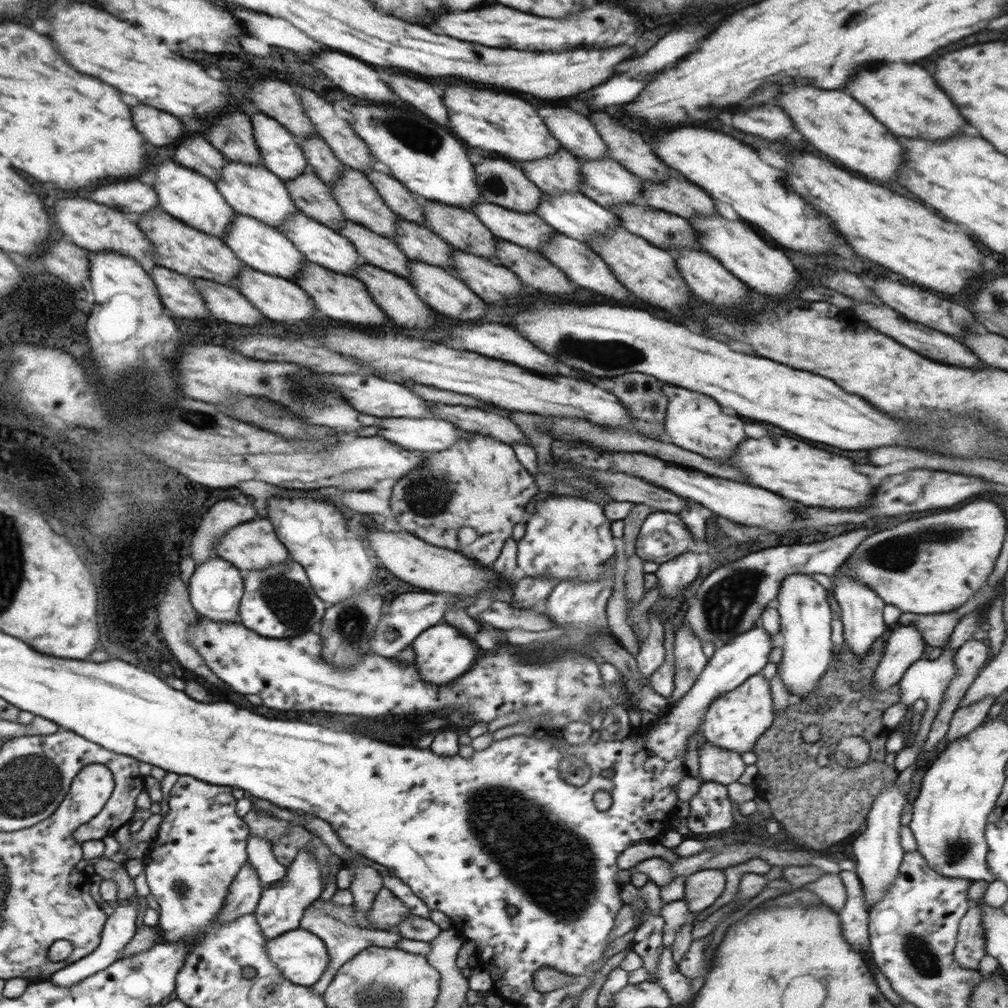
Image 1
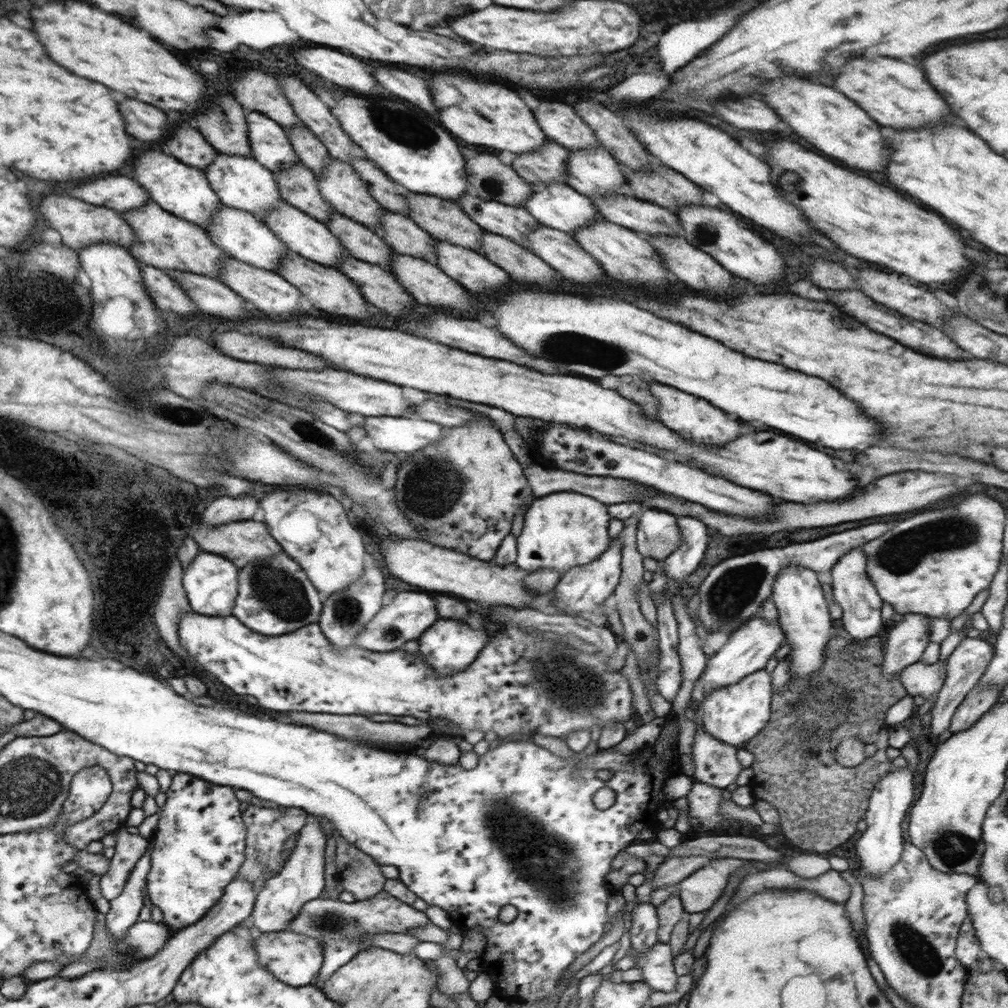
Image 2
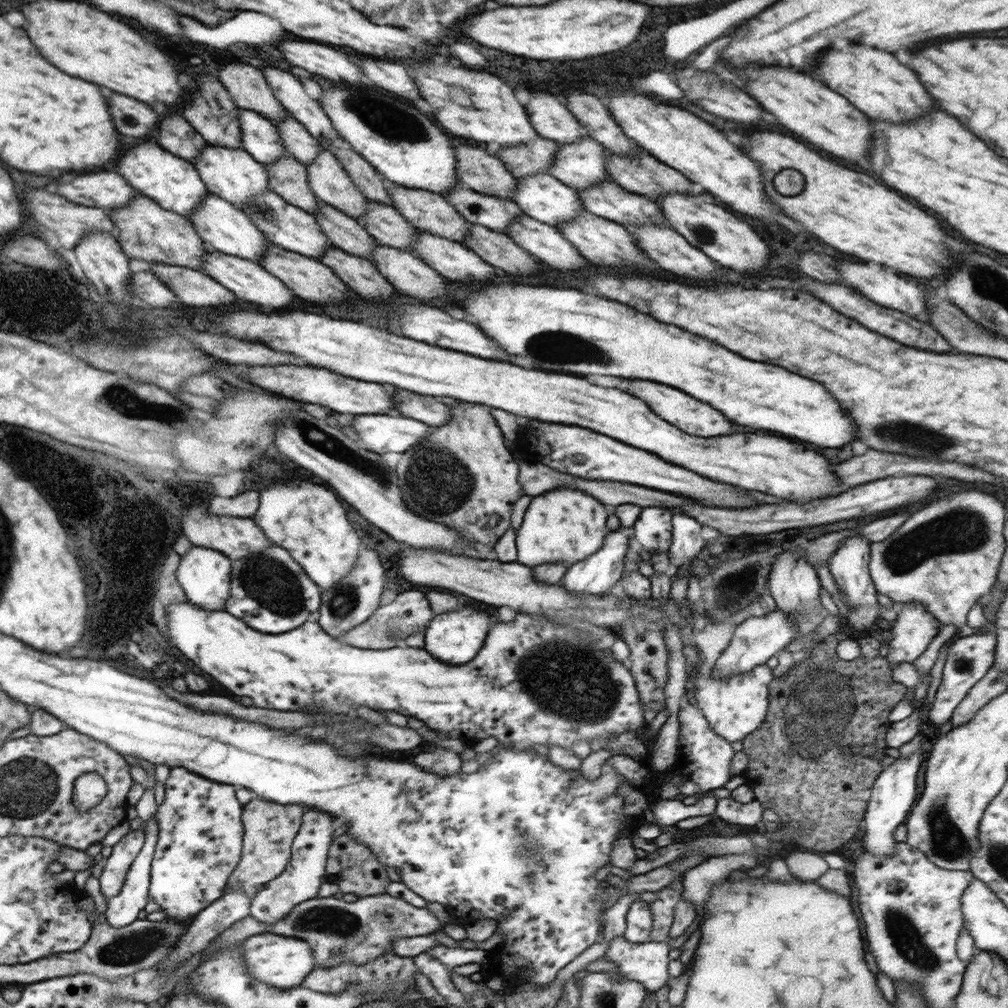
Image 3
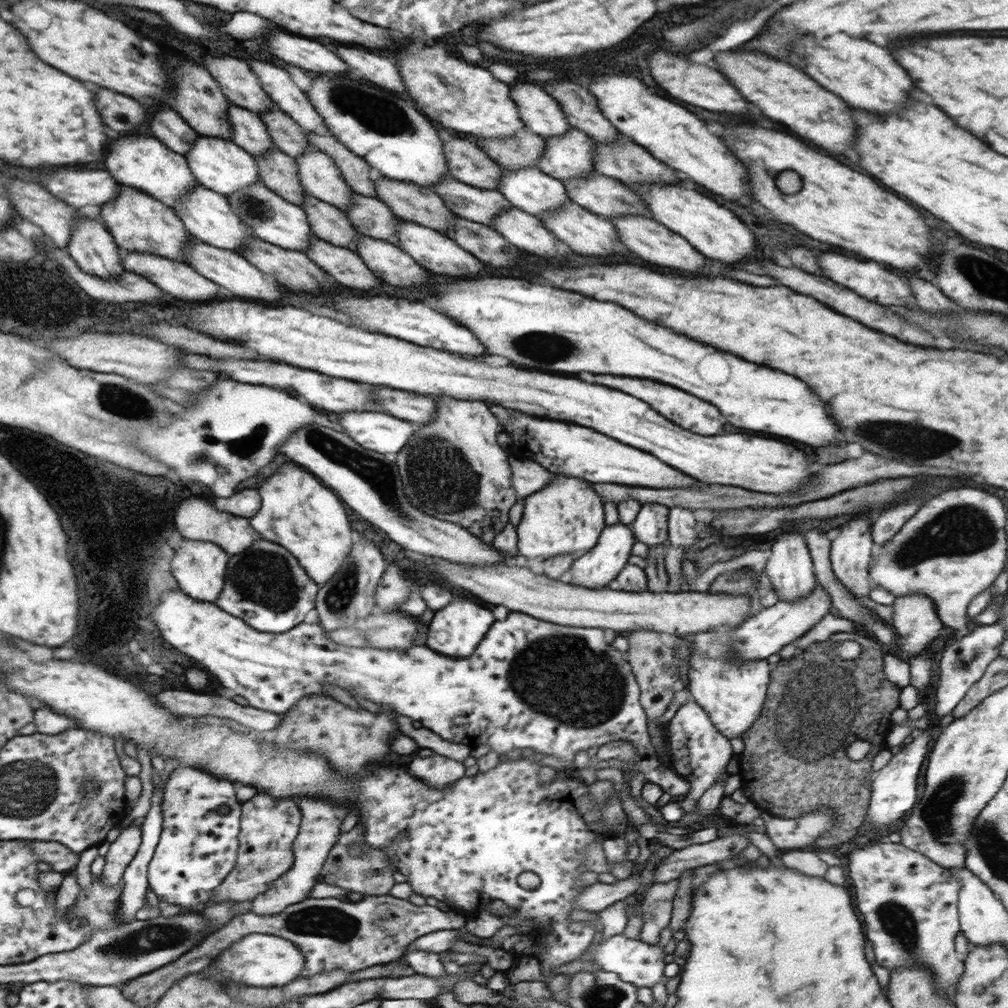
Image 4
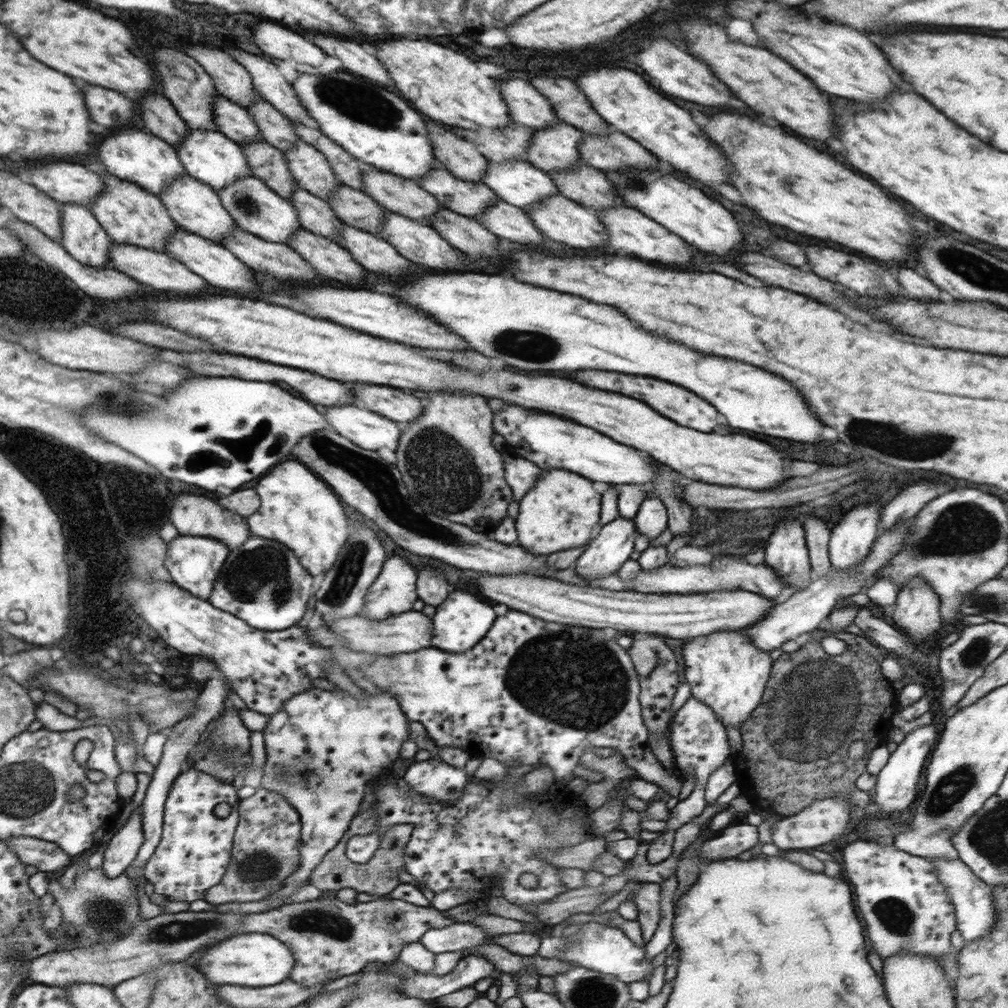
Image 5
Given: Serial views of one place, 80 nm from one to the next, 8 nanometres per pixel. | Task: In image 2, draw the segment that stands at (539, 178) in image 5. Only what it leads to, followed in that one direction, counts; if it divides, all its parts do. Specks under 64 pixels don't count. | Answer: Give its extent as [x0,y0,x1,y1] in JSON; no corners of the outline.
[525,184,604,236]

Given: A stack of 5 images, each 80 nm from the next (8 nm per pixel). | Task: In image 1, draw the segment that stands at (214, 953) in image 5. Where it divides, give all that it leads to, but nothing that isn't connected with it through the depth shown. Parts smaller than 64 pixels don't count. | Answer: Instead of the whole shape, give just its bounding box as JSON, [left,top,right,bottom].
[265,928,329,987]

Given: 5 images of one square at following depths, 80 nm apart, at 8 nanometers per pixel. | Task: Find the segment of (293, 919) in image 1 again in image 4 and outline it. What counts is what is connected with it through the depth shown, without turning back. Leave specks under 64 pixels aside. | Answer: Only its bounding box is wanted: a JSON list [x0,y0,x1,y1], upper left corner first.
[252,798,349,916]

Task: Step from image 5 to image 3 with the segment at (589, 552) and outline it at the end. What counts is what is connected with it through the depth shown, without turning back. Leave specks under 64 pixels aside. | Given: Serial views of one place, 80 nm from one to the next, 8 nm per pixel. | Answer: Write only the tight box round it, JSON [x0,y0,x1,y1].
[562,528,629,594]

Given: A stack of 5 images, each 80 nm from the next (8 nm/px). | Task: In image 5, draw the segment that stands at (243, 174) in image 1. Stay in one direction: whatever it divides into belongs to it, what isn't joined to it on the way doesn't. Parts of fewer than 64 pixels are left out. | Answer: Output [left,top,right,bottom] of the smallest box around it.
[175,129,252,190]

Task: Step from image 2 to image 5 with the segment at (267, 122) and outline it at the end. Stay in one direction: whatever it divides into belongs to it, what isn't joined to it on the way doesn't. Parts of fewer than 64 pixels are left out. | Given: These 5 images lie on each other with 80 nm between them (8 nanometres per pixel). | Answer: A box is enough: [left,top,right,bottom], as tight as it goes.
[213,96,264,147]

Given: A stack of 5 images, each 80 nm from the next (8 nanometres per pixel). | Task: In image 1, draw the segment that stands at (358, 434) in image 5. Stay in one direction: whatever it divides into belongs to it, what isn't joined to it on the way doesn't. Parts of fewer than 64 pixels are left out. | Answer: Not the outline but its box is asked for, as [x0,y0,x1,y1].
[378,417,465,451]

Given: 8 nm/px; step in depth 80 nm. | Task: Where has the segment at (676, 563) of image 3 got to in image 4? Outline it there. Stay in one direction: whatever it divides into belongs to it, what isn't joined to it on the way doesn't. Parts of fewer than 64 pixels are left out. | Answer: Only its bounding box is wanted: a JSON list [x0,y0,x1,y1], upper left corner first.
[668,507,701,551]

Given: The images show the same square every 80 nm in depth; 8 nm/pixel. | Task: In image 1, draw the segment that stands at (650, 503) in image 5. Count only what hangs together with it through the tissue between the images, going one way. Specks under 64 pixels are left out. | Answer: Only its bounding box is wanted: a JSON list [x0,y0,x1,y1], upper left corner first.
[636,511,710,564]

